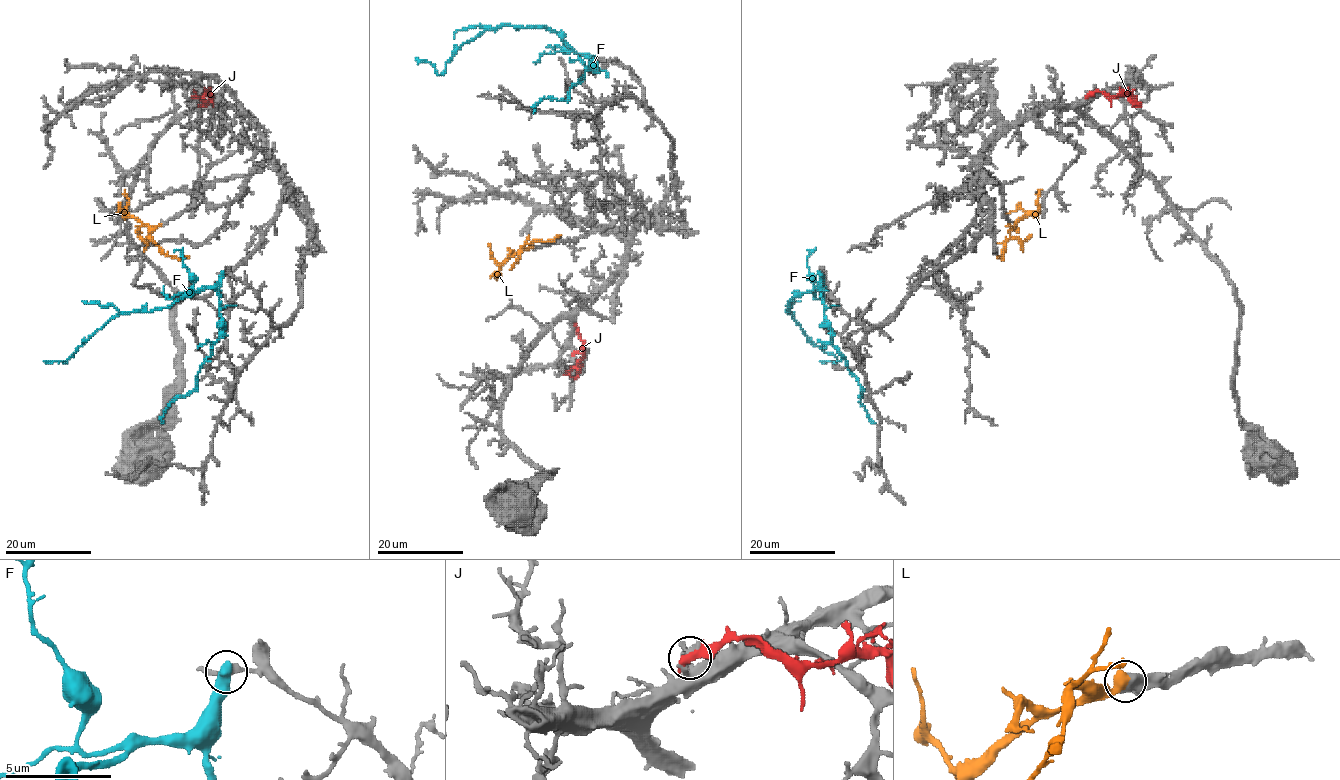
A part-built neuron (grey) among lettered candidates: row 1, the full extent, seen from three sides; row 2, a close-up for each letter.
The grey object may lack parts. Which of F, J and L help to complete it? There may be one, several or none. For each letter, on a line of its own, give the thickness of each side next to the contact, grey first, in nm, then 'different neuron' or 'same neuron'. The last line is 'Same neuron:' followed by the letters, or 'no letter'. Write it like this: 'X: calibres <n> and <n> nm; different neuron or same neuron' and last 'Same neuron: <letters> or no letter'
F: calibres 320 and 750 nm; different neuron
J: calibres 280 and 440 nm; different neuron
L: calibres 400 and 500 nm; same neuron
Same neuron: L

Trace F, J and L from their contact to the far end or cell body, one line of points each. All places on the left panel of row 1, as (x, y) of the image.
F: (221, 274), (214, 285), (189, 292), (169, 306), (111, 316), (66, 361), (46, 363)
J: (203, 95), (208, 91), (211, 94), (205, 94), (204, 103), (198, 107)
L: (159, 225), (142, 224), (126, 213), (128, 198), (124, 189)

